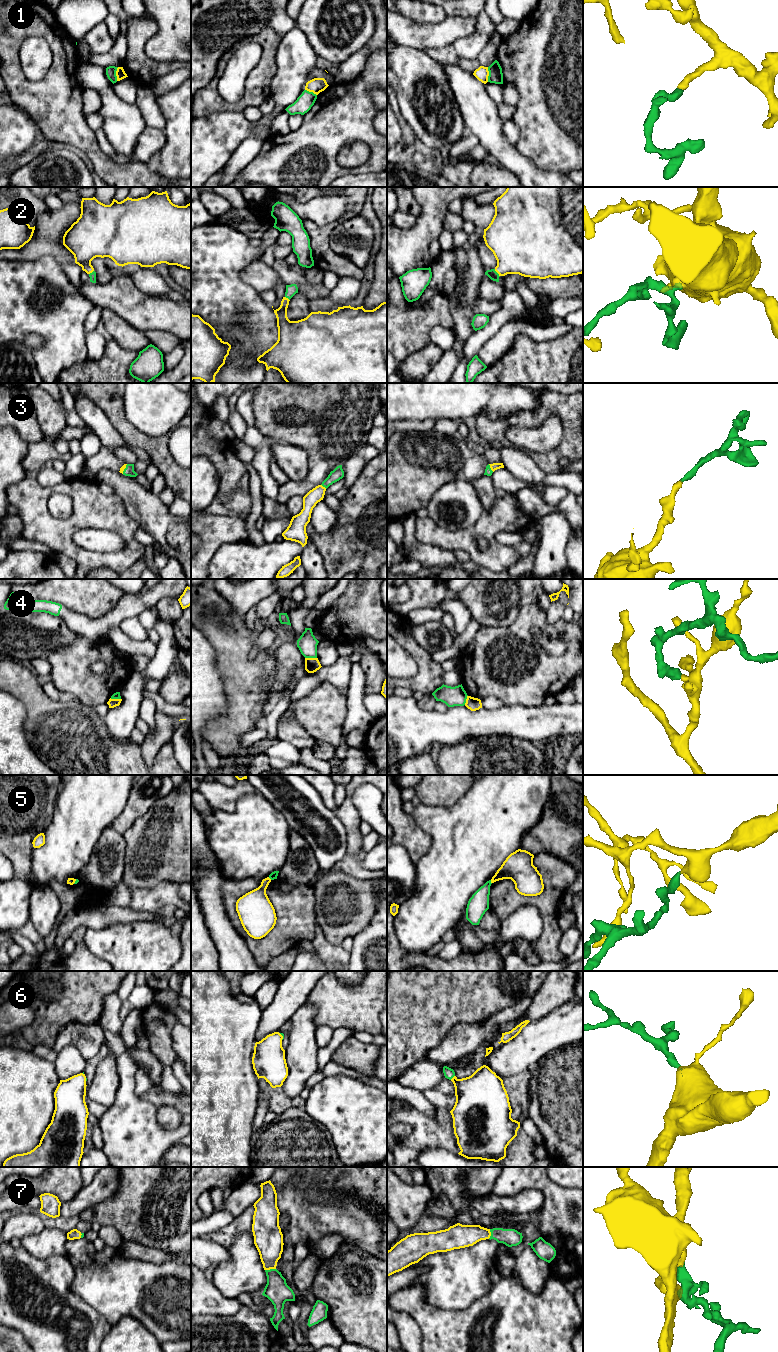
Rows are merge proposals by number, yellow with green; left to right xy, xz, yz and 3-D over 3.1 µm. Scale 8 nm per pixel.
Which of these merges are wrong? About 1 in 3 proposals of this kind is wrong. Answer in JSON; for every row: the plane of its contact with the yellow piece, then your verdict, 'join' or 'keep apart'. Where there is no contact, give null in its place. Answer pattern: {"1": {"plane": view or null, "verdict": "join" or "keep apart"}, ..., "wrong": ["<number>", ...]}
{"1": {"plane": "yz", "verdict": "keep apart"}, "2": {"plane": "yz", "verdict": "join"}, "3": {"plane": "yz", "verdict": "join"}, "4": {"plane": "xz", "verdict": "keep apart"}, "5": {"plane": "yz", "verdict": "keep apart"}, "6": {"plane": "yz", "verdict": "join"}, "7": {"plane": "xz", "verdict": "join"}, "wrong": ["1", "4", "5"]}

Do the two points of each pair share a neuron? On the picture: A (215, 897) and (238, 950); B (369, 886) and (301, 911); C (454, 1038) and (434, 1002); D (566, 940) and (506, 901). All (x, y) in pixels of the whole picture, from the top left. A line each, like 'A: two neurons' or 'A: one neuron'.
A: one neuron
B: two neurons
C: two neurons
D: two neurons

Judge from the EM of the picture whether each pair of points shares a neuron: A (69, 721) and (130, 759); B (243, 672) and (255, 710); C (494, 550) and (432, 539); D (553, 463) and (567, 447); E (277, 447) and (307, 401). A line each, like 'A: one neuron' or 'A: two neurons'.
A: one neuron
B: one neuron
C: one neuron
D: one neuron
E: two neurons

